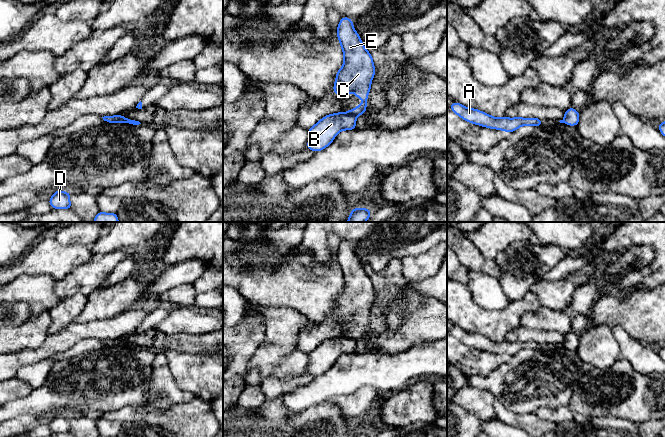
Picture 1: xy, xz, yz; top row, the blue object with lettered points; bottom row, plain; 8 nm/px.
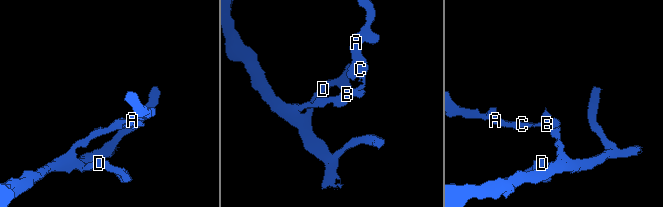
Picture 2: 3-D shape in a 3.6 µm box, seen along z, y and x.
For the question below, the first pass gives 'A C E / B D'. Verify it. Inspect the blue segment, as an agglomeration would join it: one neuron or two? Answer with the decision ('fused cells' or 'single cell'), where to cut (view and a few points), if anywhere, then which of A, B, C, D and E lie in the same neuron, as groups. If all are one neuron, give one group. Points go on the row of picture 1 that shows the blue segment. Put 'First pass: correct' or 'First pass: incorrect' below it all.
fused cells; cut in xz along (346, 112), (355, 116); A C E / B D
First pass: correct

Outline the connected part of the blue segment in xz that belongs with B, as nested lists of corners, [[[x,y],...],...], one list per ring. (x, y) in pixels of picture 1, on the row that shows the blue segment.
[[[341,112],[326,115],[308,129],[306,149],[321,151],[332,143],[340,131],[353,129],[356,129],[356,116]]]

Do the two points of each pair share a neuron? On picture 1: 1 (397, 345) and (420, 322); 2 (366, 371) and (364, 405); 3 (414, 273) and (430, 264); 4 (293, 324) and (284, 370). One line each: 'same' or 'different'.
1: same
2: different
3: same
4: different

